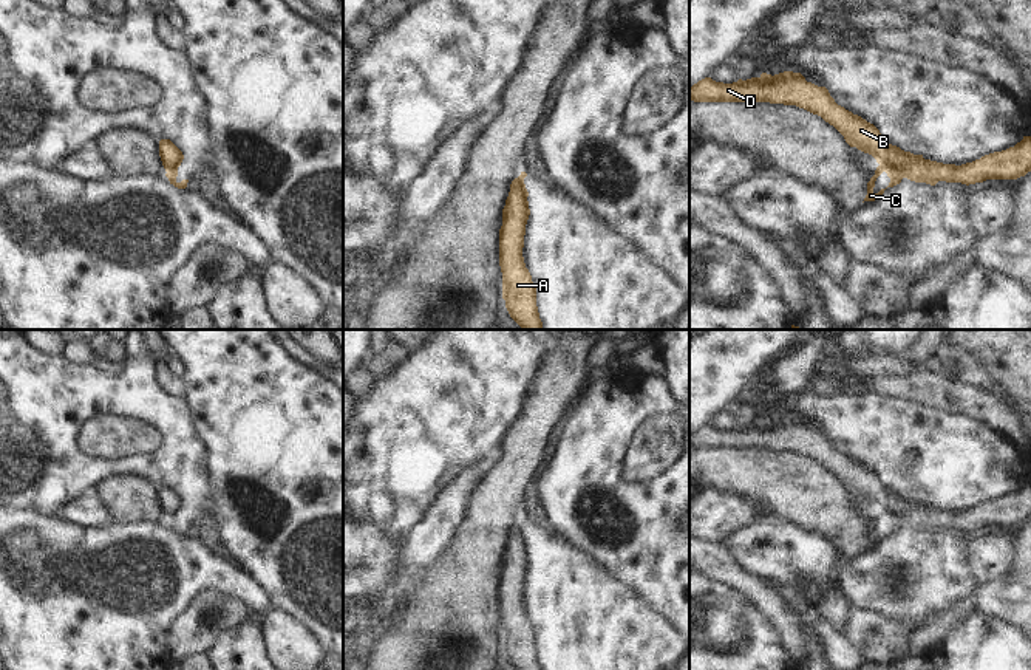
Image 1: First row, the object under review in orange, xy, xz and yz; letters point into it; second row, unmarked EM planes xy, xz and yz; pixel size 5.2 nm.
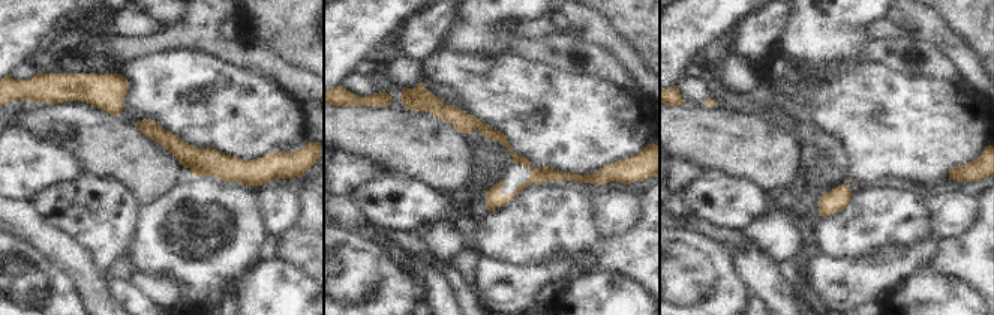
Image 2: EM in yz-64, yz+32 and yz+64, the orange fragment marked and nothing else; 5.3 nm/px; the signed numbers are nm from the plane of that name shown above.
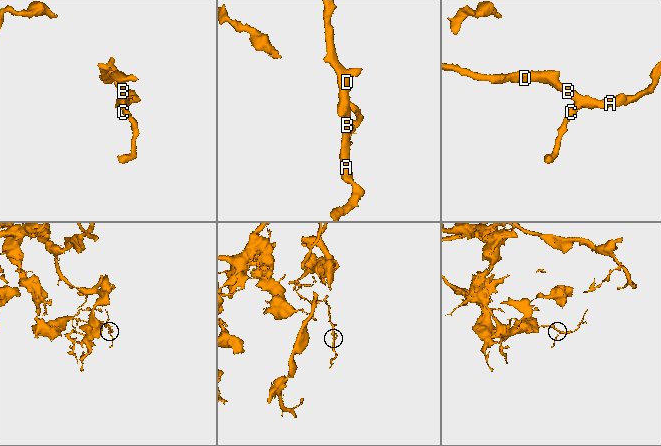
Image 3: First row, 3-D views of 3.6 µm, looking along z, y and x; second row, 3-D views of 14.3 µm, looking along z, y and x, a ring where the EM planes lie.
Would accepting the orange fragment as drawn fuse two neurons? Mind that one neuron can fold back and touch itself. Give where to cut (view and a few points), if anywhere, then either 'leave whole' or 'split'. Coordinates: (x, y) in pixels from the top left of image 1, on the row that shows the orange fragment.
cut in xz along (518, 177), (527, 217); split

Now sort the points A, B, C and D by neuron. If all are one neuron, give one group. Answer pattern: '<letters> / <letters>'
A B D / C

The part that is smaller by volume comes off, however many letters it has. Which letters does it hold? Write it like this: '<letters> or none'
C

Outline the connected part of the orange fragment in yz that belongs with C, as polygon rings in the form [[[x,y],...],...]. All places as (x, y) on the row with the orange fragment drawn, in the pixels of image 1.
[[[880,164],[875,170],[875,175],[867,183],[867,195],[866,195],[864,201],[875,201],[875,200],[878,200],[880,195],[884,193],[886,189],[881,189],[878,193],[873,192],[875,181],[883,172],[886,172],[887,176],[890,178],[890,183],[887,187],[893,187],[893,186],[900,184],[901,179],[904,178],[904,173],[897,166]]]

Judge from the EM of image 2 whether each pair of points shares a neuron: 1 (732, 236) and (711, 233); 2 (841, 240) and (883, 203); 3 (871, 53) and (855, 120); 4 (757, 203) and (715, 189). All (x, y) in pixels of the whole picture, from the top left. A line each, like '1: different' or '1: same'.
1: same
2: same
3: different
4: same

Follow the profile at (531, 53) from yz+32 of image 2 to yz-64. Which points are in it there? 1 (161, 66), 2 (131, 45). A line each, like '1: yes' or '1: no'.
1: no
2: yes

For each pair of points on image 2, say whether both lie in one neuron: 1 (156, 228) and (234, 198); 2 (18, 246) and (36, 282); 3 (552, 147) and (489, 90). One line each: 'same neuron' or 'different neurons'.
1: same neuron
2: same neuron
3: same neuron

